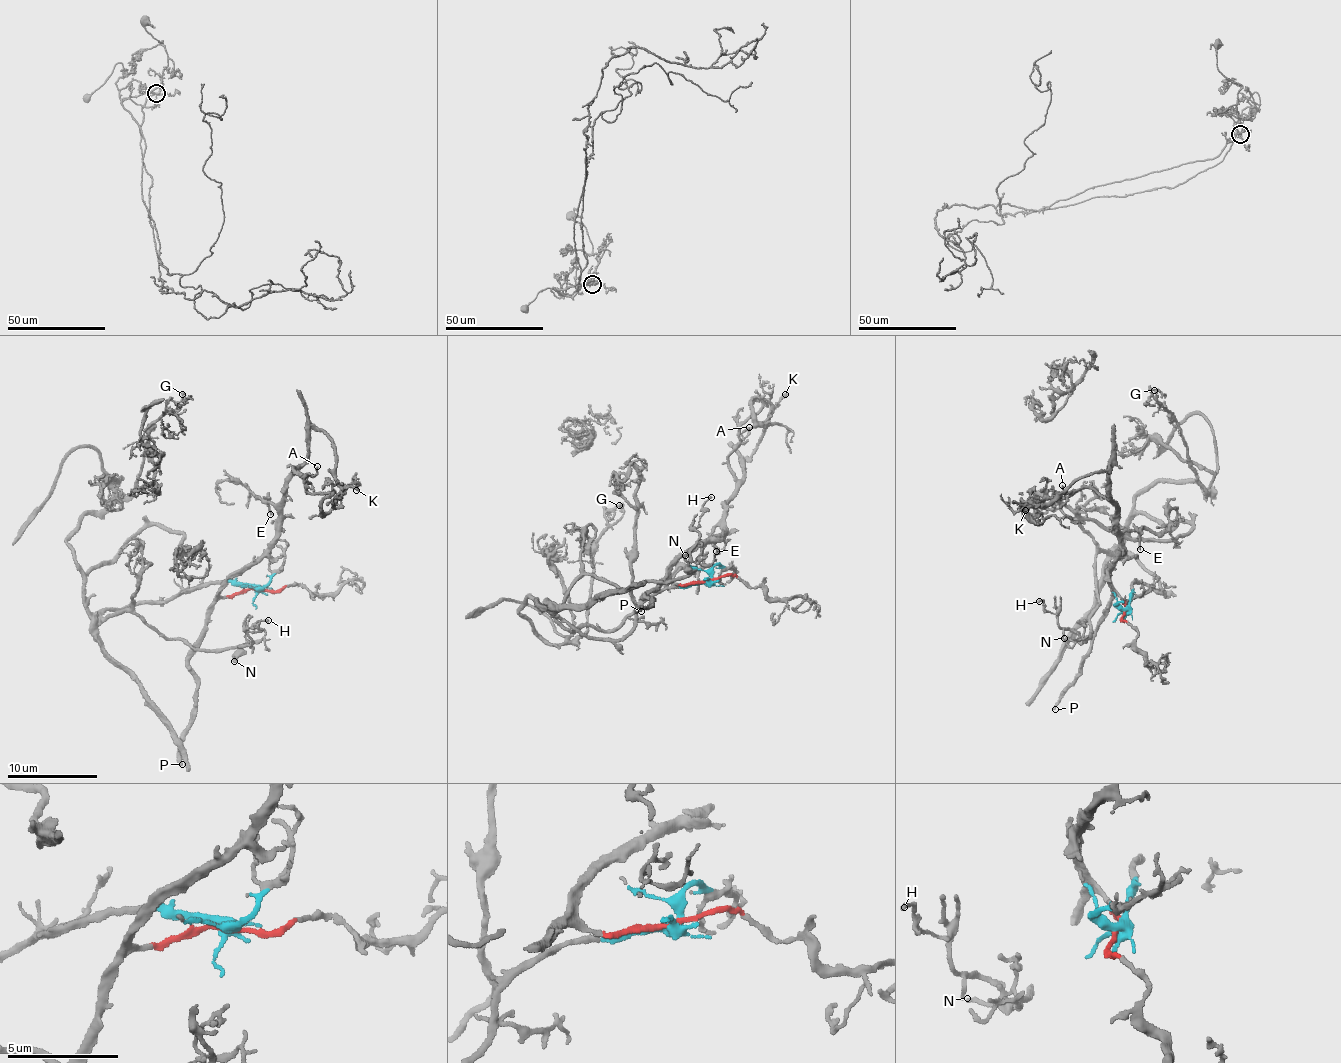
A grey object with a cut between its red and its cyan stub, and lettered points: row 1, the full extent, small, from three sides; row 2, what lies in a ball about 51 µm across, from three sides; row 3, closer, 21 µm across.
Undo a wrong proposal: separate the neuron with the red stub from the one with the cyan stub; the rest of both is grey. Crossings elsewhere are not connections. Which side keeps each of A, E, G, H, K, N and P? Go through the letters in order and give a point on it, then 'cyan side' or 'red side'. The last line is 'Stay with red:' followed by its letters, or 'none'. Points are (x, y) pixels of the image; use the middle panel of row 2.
A: place (749, 427); red side
E: place (716, 551); red side
G: place (619, 505); cyan side
H: place (711, 497); cyan side
K: place (785, 394); red side
N: place (685, 555); cyan side
P: place (641, 611); red side
Stay with red: A, E, K, P

